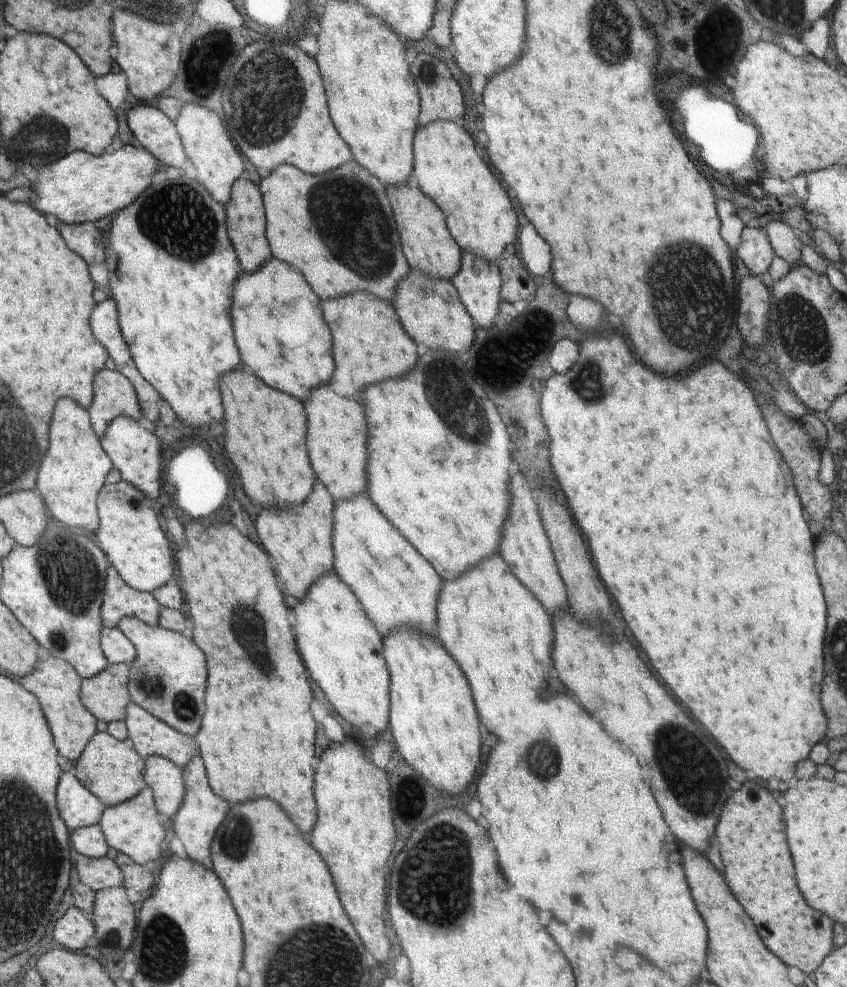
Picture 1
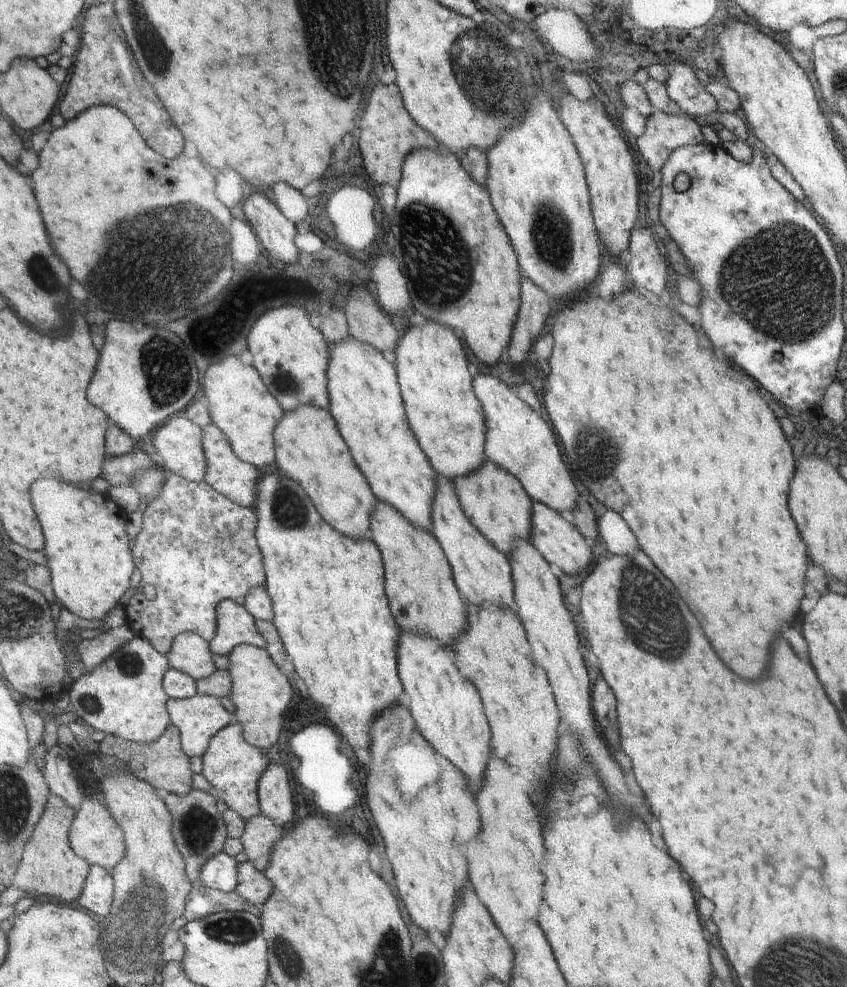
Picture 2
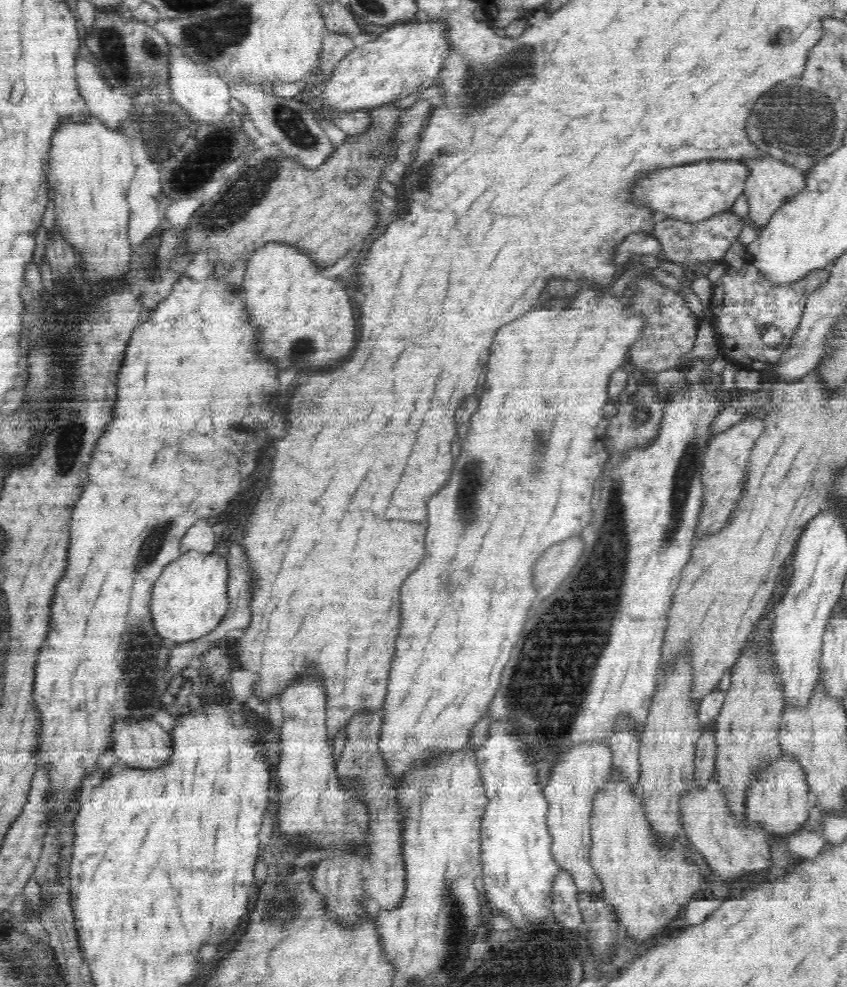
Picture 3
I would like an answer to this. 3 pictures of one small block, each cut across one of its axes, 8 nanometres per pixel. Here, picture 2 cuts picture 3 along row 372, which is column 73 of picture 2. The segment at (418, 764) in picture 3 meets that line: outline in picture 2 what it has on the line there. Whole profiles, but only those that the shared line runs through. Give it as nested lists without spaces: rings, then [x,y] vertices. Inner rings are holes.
[[[40,480],[34,484],[34,506],[38,508],[38,514],[42,516],[42,524],[46,528],[48,546],[45,548],[47,558],[50,558],[50,567],[53,576],[53,585],[59,598],[59,602],[66,605],[74,614],[88,620],[106,618],[118,602],[124,598],[124,594],[132,586],[132,576],[136,572],[136,560],[130,546],[128,526],[129,512],[118,506],[117,501],[100,494],[92,492],[62,480]]]

